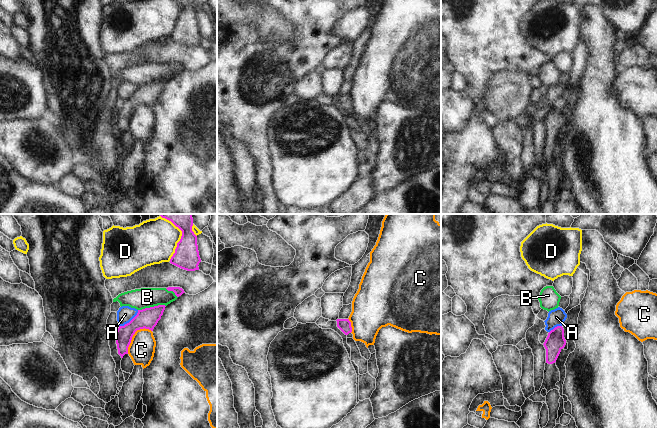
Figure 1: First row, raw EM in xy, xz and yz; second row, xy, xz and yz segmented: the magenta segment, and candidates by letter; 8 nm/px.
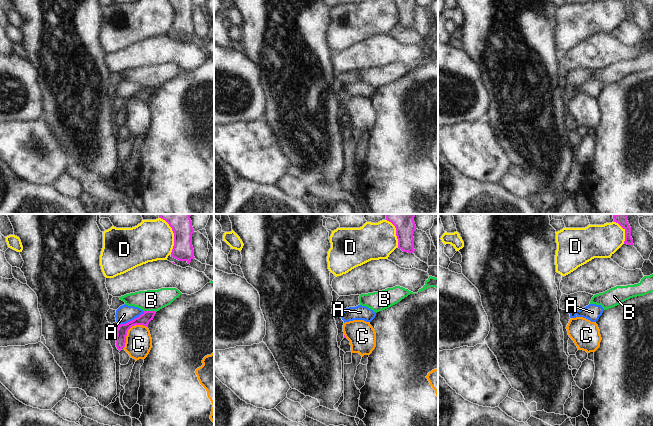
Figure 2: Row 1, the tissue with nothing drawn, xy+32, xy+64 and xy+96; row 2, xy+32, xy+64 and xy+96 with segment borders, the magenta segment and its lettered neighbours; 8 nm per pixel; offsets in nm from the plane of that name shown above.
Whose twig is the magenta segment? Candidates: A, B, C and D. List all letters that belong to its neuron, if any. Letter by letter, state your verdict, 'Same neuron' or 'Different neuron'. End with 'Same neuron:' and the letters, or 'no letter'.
A: Different neuron
B: Different neuron
C: Different neuron
D: Different neuron
Same neuron: no letter.

